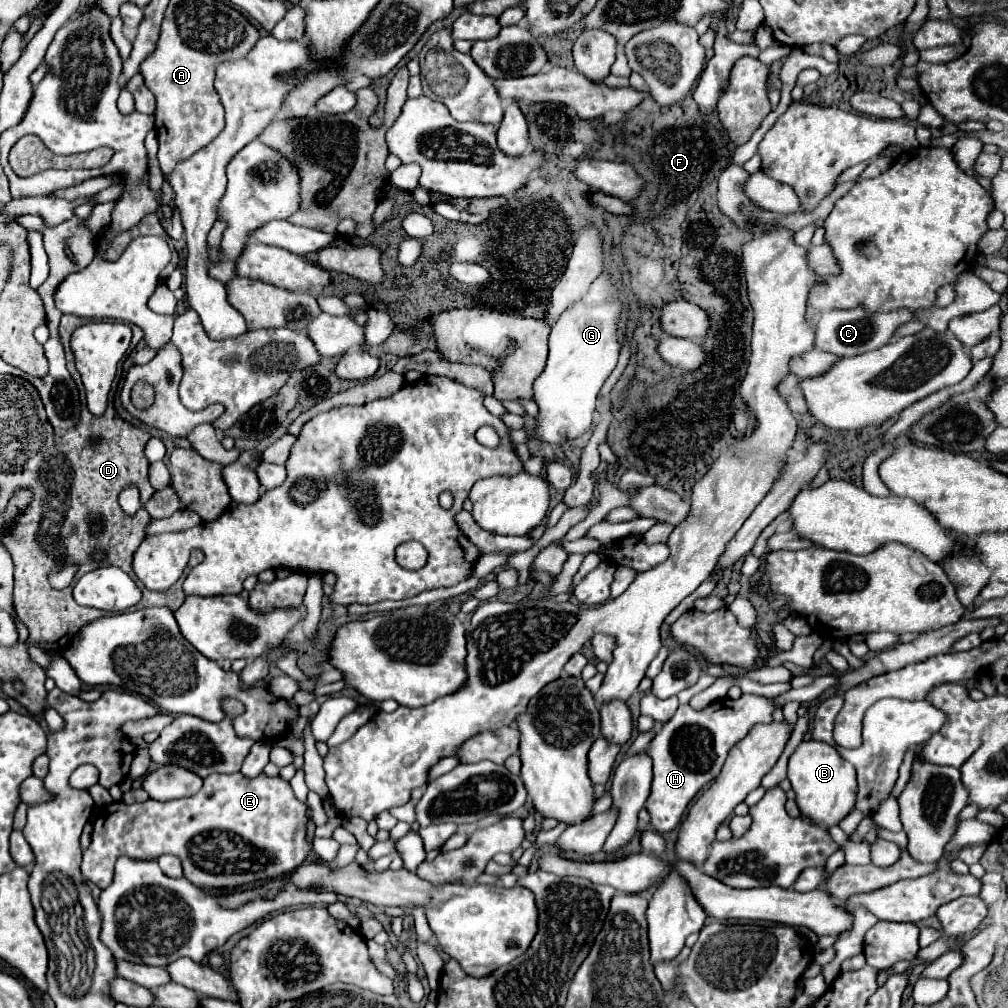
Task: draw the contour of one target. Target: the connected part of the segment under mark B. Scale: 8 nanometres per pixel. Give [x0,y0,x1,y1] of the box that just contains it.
[788,739,856,827]

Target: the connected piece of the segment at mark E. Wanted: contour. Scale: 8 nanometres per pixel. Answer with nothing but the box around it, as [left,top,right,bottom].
[82,771,312,889]

